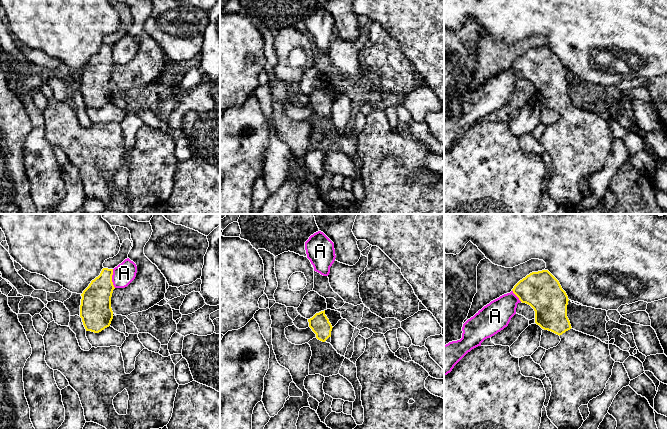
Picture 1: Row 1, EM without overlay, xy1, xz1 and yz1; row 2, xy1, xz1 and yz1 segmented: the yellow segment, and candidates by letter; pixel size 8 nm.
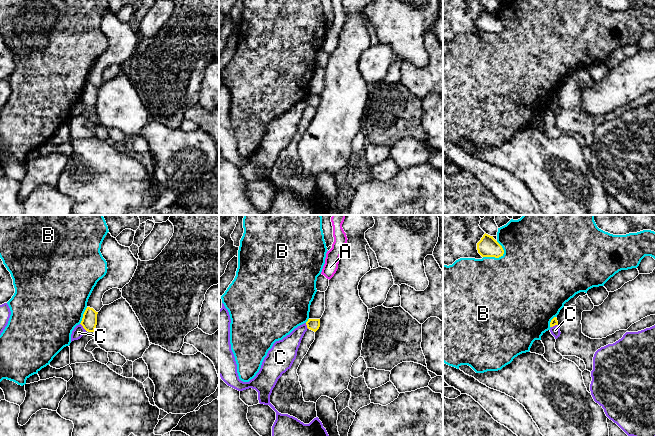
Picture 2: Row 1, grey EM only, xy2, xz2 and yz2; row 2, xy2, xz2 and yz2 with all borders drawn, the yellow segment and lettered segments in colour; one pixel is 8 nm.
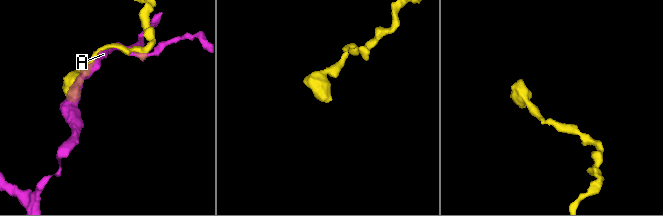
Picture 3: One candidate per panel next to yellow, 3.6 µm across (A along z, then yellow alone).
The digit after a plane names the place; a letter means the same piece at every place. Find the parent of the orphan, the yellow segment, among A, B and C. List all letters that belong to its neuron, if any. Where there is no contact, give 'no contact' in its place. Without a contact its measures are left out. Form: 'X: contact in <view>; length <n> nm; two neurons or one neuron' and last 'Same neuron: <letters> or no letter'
A: contact in xy1; length 150 nm; two neurons
B: contact in yz2; length 190 nm; two neurons
C: contact in xy2; length 80 nm; two neurons
Same neuron: no letter

